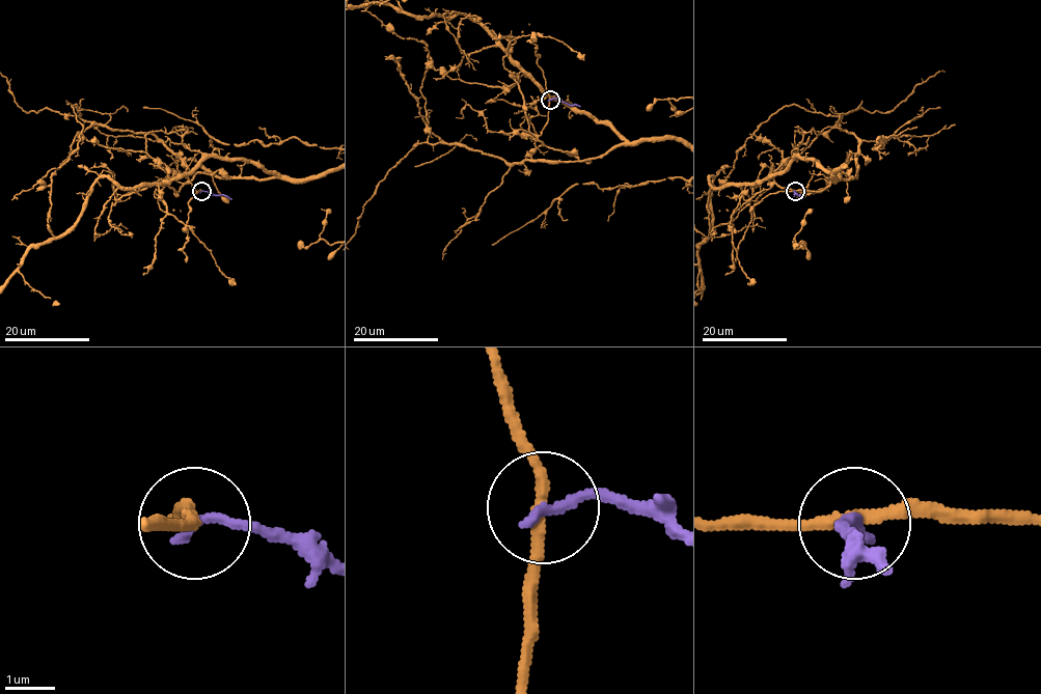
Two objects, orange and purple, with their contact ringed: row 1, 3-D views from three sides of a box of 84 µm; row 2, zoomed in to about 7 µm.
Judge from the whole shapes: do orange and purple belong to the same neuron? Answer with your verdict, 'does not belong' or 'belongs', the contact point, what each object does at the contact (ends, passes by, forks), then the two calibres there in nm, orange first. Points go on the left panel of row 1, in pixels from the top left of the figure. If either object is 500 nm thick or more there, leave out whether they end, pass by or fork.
does not belong; place (201, 191); orange passes by; purple ends; calibres 240 and 240 nm

